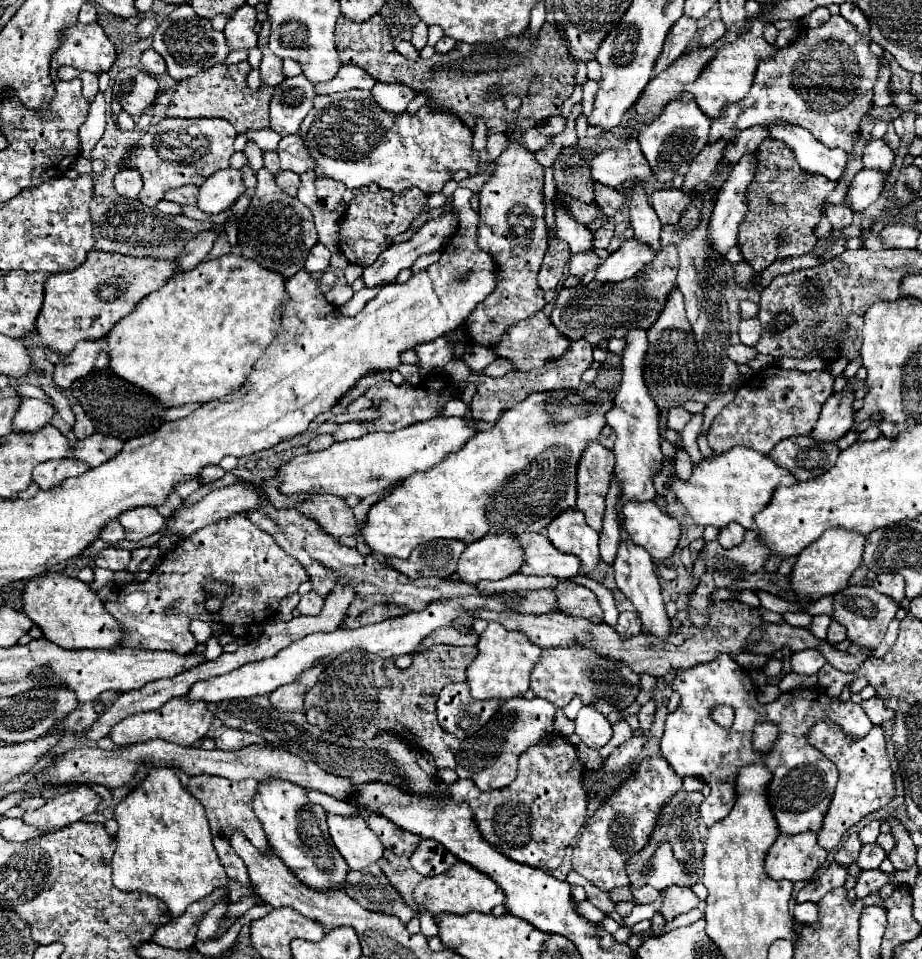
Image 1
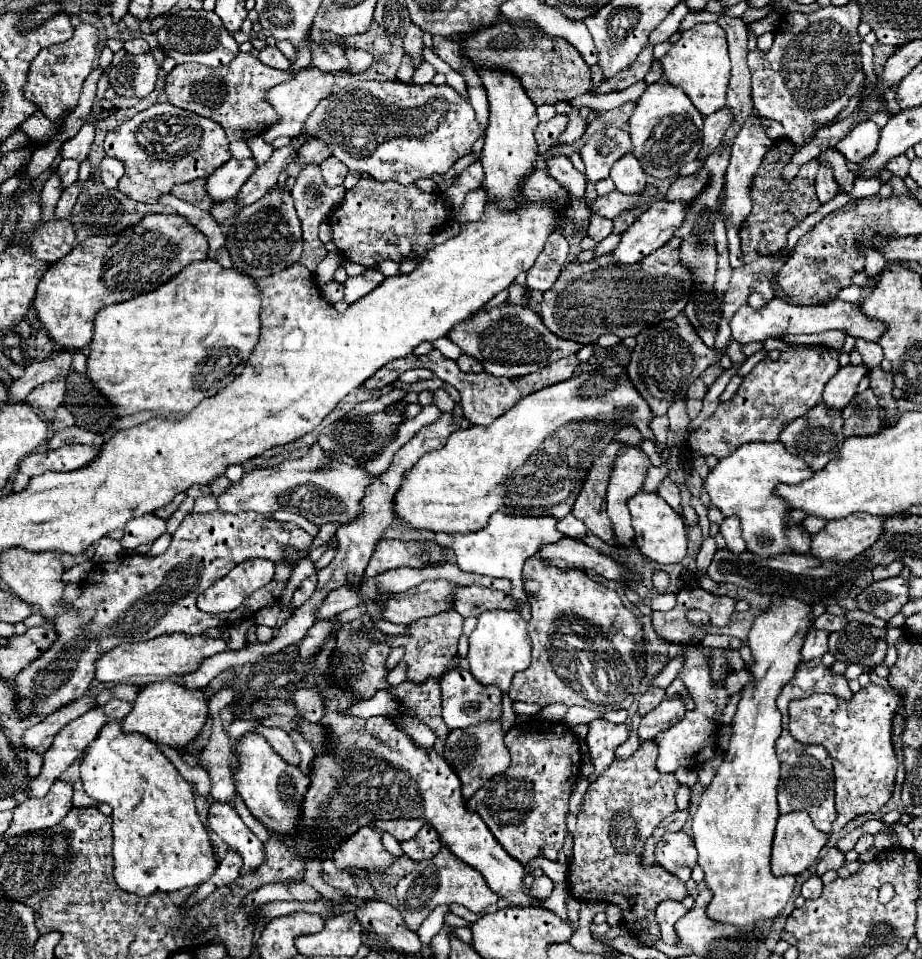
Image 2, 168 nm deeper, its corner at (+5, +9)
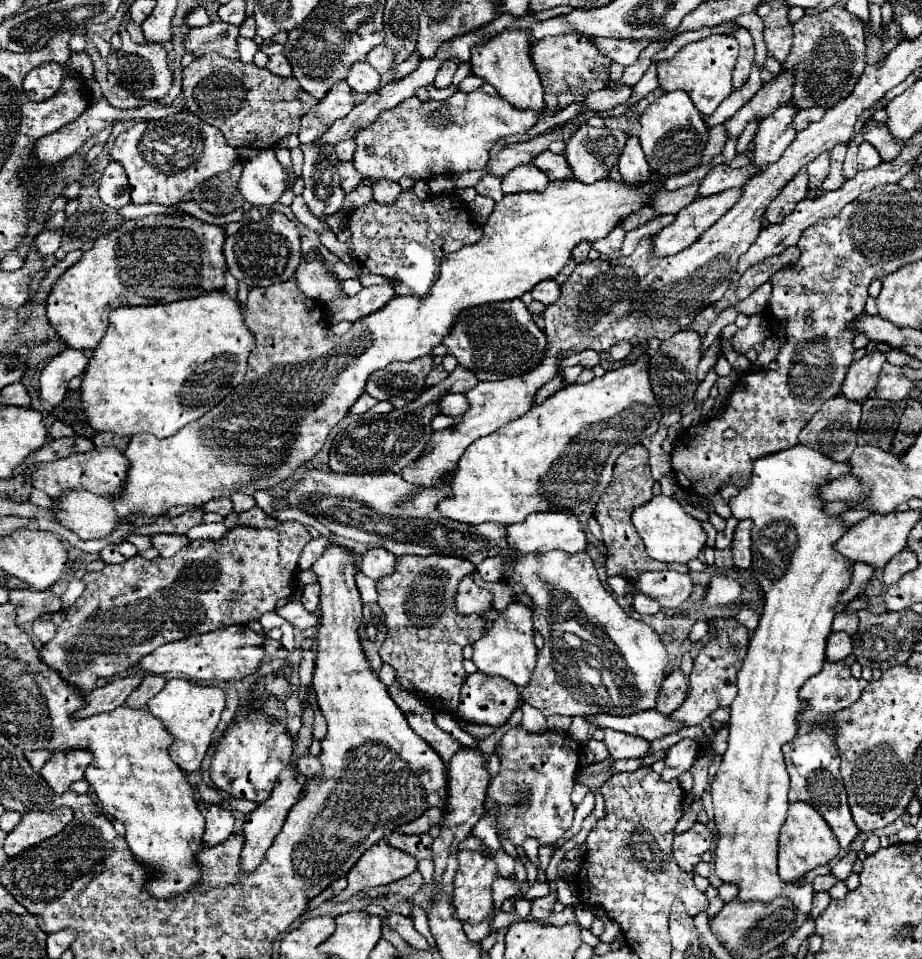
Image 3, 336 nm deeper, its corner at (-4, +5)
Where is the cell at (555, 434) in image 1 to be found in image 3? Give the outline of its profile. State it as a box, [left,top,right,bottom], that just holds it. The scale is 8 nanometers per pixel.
[438,357,662,539]

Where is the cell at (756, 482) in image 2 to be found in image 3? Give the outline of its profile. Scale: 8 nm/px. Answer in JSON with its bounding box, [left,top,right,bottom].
[710,445,852,913]

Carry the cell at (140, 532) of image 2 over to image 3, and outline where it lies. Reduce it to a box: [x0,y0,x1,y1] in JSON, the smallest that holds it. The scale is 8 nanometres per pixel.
[150,535,188,557]

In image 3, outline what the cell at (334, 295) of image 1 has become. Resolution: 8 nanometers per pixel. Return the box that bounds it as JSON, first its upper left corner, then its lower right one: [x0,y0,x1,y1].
[326,285,394,323]

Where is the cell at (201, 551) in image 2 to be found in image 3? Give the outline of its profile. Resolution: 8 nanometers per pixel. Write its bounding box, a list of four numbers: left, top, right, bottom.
[40,521,312,695]

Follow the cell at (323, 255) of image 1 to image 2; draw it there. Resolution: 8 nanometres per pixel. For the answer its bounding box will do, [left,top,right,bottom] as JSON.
[291,165,345,247]

